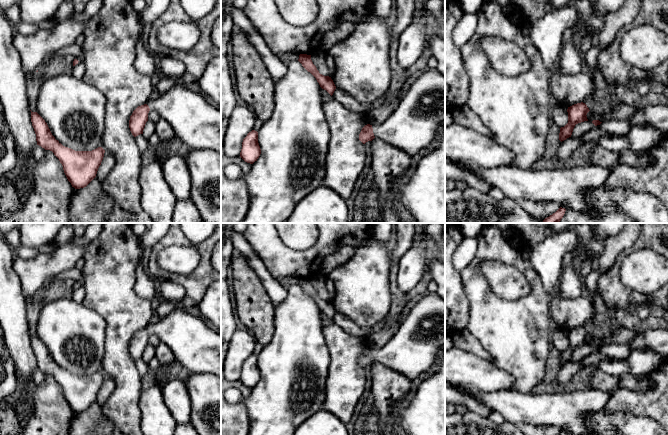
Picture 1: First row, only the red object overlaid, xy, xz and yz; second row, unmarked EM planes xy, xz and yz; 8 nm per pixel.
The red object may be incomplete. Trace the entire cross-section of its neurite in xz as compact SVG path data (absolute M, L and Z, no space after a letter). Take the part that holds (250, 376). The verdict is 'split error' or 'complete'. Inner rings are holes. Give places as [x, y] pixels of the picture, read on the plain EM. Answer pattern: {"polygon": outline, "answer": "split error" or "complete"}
{"polygon": "M252 354L243 363L240 381L247 387L253 388L259 382L261 373L258 367L258 356Z", "answer": "complete"}

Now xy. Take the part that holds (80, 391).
{"polygon": "M31 335L31 346L37 369L52 375L59 383L72 411L75 413L86 411L96 401L105 374L98 371L92 375L75 375L55 363L47 347L37 336Z", "answer": "complete"}

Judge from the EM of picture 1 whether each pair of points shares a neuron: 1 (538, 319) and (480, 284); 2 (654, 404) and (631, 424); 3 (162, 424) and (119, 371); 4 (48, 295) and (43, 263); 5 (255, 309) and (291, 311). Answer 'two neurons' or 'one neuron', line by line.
1: one neuron
2: two neurons
3: two neurons
4: two neurons
5: two neurons

